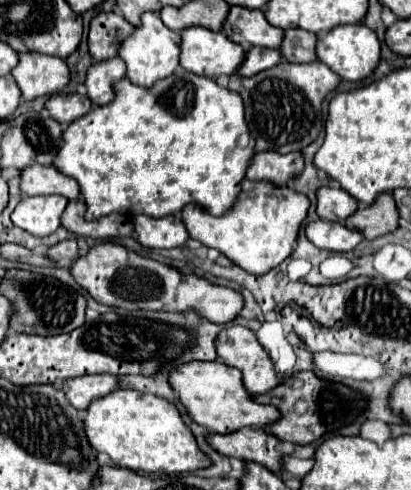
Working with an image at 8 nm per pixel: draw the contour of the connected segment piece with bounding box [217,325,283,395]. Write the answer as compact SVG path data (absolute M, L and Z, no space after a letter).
M235 325L221 331L217 337L217 355L243 373L243 383L251 395L267 393L283 381L267 351L247 327Z

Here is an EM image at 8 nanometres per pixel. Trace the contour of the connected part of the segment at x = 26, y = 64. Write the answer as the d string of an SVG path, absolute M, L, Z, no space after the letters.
M37 51L19 53L19 63L13 67L11 75L21 89L23 101L59 93L69 83L69 69L65 61Z

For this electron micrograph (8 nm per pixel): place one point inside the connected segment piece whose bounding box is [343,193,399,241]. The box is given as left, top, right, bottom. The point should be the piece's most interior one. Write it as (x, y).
(381, 217)

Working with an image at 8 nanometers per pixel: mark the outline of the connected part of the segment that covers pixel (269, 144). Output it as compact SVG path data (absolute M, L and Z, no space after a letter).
M281 61L271 69L265 69L253 77L233 75L229 89L237 91L245 103L245 121L255 139L255 151L301 151L313 143L325 127L323 99L339 85L339 77L329 71L321 61L313 63L287 63Z

